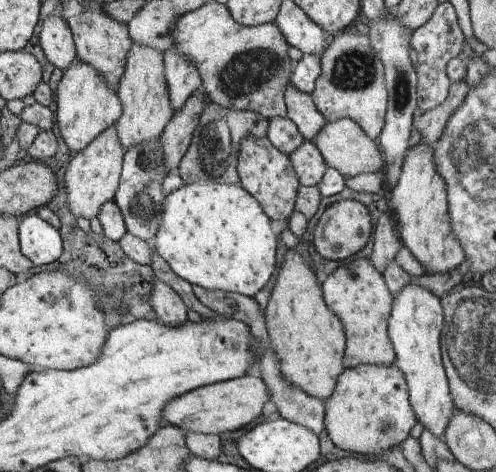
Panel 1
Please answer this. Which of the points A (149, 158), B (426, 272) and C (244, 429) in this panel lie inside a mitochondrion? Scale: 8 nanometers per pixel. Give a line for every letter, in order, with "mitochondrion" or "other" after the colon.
A: mitochondrion
B: other
C: other

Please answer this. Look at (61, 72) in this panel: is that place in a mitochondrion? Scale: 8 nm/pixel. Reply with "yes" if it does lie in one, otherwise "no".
no

